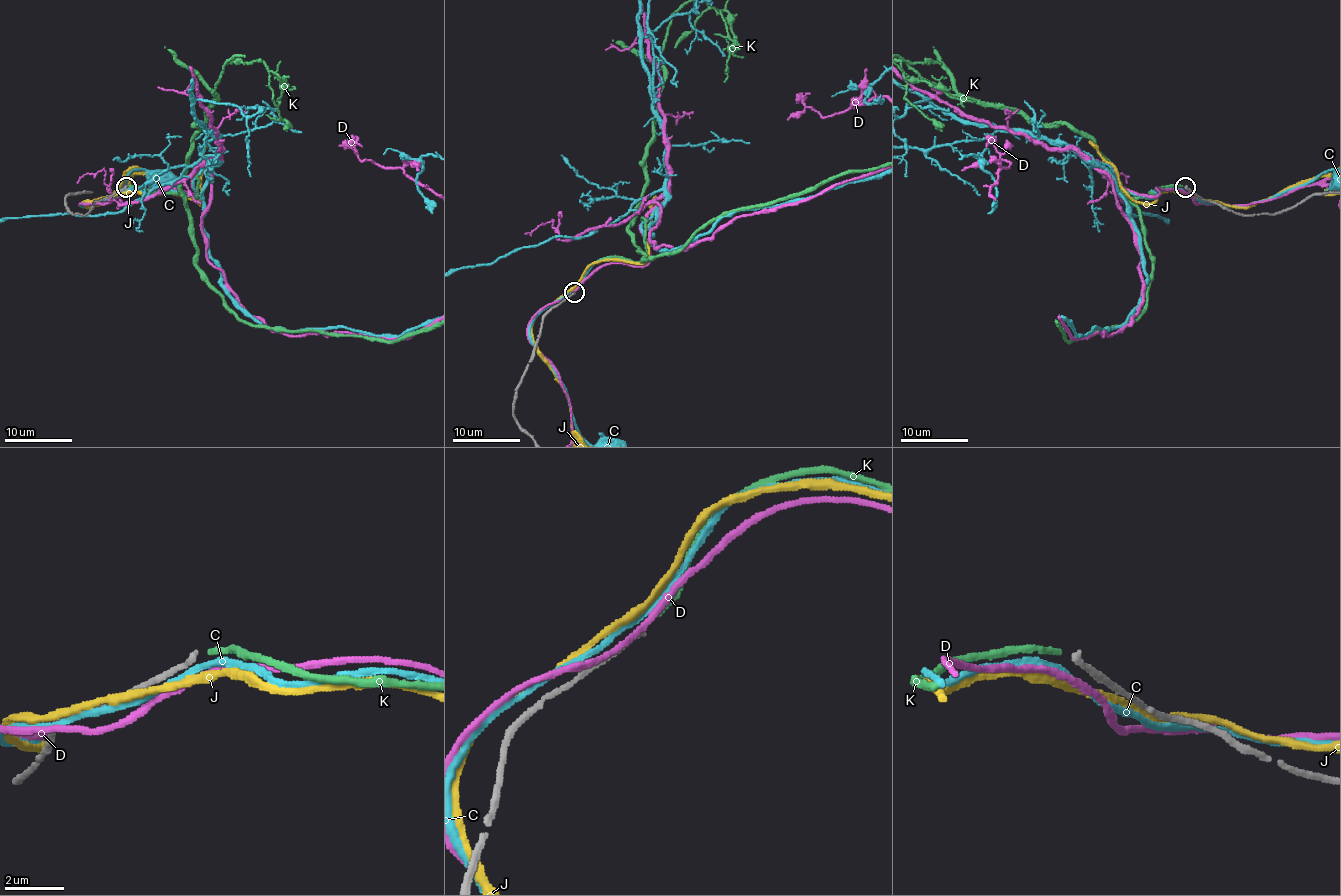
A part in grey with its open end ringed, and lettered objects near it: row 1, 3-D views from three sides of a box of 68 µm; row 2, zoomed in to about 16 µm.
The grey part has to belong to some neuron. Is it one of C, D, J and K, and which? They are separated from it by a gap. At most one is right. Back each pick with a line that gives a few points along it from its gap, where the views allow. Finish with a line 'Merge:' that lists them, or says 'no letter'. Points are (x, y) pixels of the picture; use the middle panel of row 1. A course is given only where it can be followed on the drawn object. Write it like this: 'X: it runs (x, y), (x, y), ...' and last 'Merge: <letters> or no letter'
Merge: K

